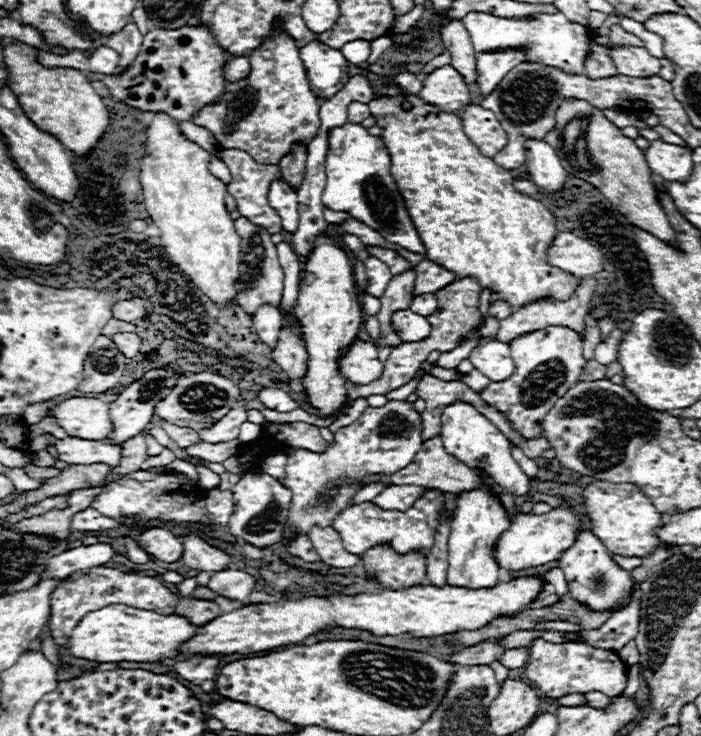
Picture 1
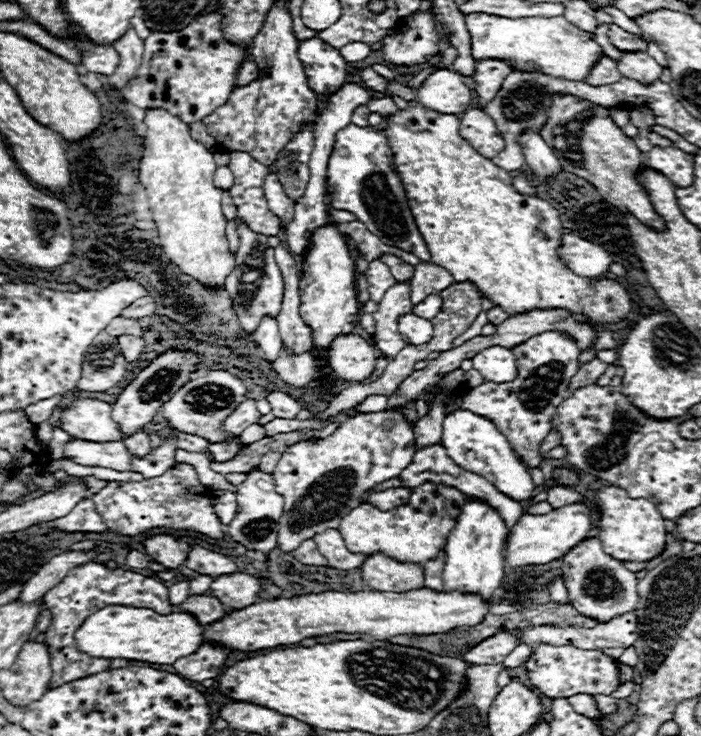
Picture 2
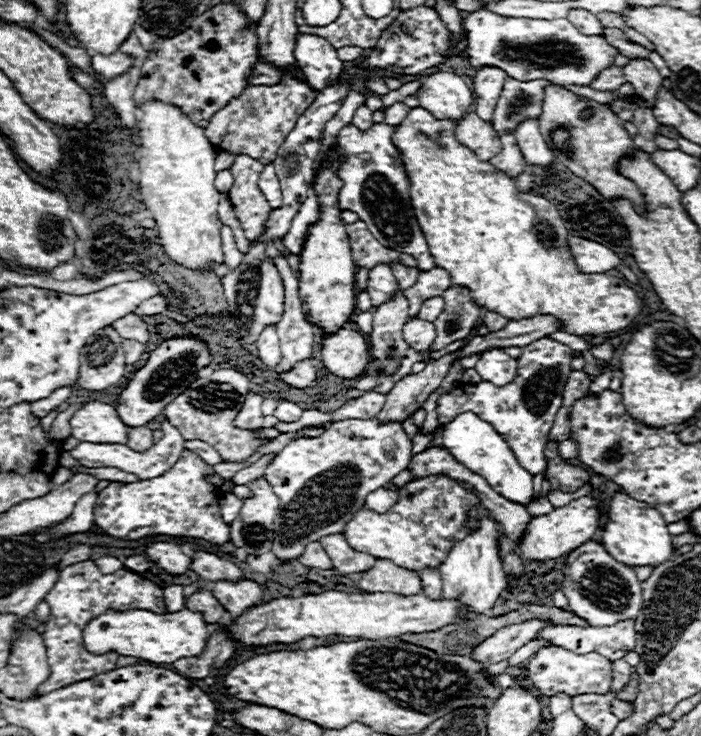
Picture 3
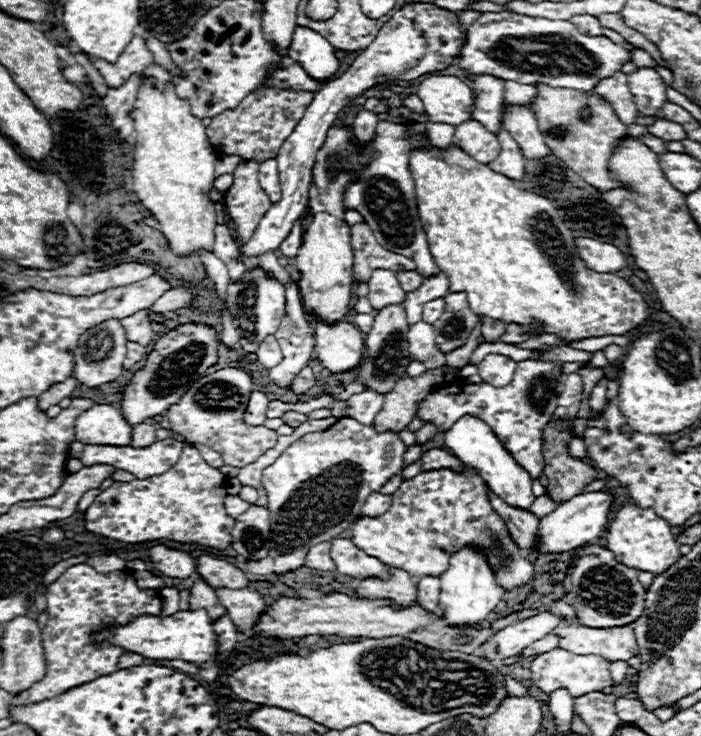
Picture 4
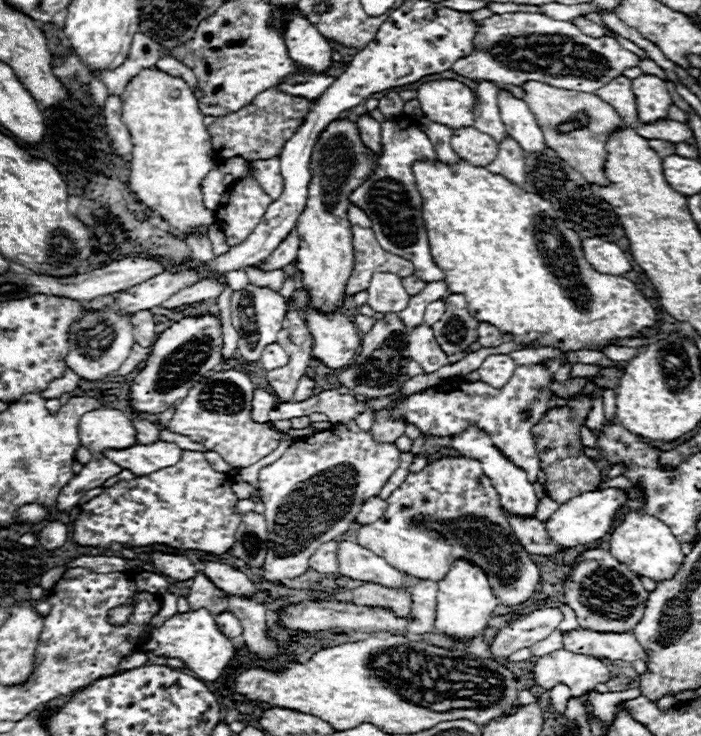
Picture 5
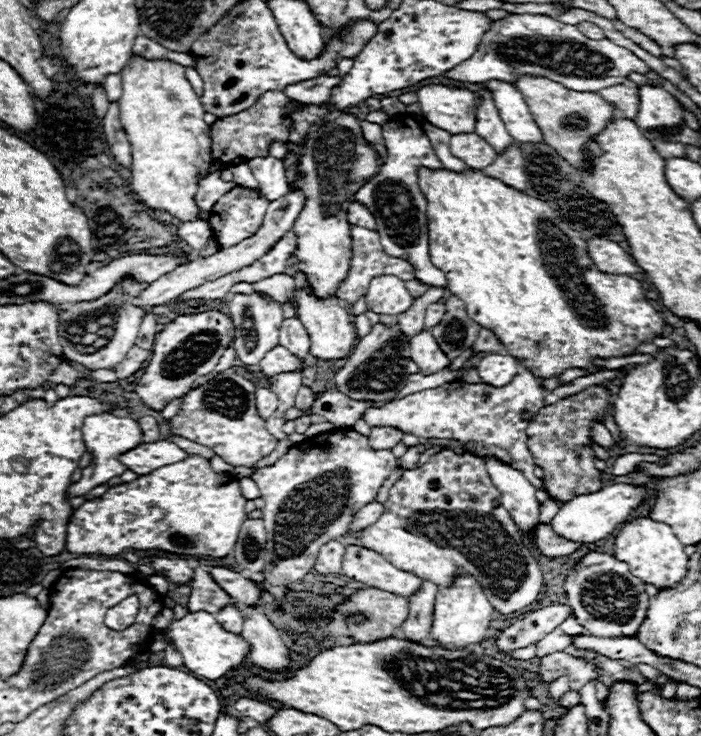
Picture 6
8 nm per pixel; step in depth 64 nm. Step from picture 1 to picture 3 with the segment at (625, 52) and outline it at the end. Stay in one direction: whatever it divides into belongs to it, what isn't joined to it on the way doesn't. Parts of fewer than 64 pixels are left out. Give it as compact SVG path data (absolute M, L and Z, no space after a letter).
M630 60L626 68L622 68L626 80L634 88L634 102L642 108L654 108L658 90L662 88L662 76L650 60Z

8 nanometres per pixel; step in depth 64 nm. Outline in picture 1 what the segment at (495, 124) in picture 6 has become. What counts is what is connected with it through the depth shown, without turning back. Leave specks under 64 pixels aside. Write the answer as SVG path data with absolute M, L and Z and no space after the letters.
M506 50L502 54L476 54L478 68L478 88L482 96L488 96L496 90L500 80L520 62L524 62L522 50Z

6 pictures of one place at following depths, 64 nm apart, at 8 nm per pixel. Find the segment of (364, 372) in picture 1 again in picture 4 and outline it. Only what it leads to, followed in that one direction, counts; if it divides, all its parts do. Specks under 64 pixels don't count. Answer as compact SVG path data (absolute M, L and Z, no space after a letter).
M316 320L314 326L314 358L330 372L348 372L360 364L364 350L364 334L350 322L326 324Z

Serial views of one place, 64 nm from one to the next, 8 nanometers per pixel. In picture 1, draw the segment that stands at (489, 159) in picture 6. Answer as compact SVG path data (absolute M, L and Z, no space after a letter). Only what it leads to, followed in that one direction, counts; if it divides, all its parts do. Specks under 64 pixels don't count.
M468 106L462 112L462 130L484 156L494 158L506 146L506 132L500 122L482 106Z

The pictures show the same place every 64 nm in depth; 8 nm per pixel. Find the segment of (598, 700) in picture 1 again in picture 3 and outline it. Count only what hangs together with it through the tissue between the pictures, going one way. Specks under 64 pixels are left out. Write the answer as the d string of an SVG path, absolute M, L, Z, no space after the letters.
M618 698L612 702L612 714L616 714L620 720L630 718L630 716L632 716L632 712L634 712L634 704L632 704L632 702L618 700Z

